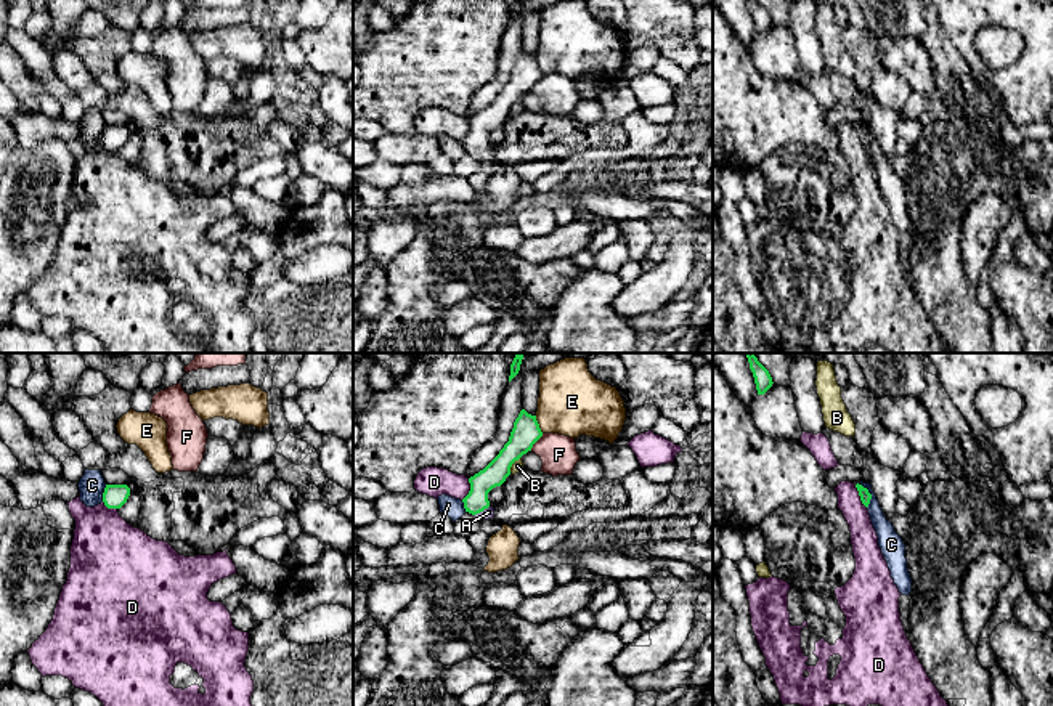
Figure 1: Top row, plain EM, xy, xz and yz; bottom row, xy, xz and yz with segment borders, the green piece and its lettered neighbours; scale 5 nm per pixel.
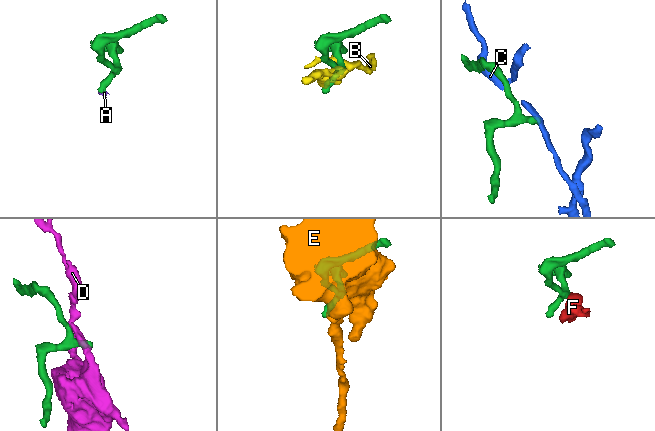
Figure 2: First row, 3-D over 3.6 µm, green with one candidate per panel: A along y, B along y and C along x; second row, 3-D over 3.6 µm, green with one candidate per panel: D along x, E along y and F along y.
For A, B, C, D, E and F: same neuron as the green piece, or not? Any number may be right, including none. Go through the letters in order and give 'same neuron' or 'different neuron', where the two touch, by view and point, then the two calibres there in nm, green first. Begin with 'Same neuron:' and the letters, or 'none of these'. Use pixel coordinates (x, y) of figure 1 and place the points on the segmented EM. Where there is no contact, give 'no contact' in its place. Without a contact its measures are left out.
Same neuron: A
A: same neuron; contact xz (480, 511); calibres 120 and 50 nm
B: different neuron; contact xz (512, 462); calibres 140 and 60 nm
C: different neuron; contact yz (870, 495); calibres 60 and 110 nm
D: different neuron; contact yz (859, 495); calibres 60 and 140 nm
E: different neuron; contact xz (538, 424); calibres 140 and 340 nm
F: different neuron; contact xz (536, 440); calibres 140 and 180 nm

